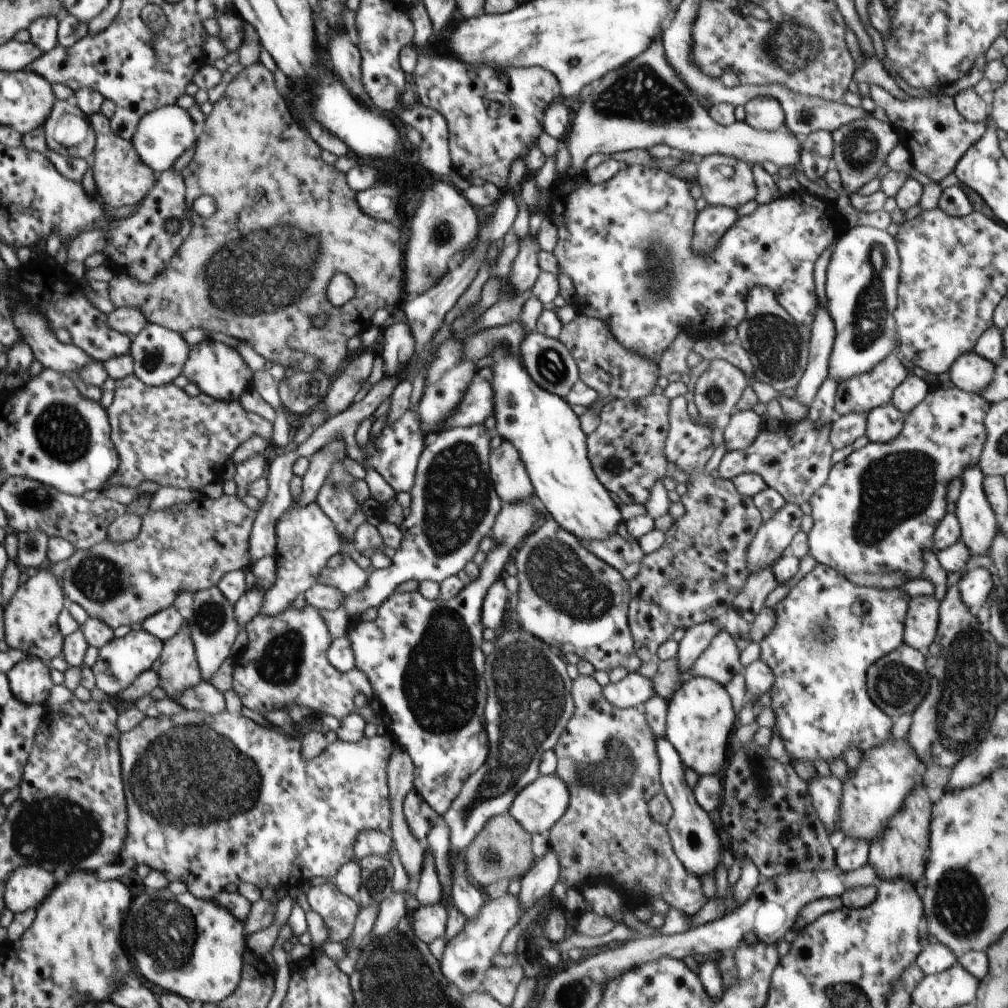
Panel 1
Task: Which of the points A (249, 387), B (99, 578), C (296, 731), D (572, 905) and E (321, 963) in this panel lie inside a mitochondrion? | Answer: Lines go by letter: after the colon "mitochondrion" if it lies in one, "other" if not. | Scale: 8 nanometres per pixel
A: other
B: mitochondrion
C: other
D: other
E: other

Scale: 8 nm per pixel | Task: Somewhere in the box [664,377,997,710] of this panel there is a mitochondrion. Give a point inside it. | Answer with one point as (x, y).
(895, 488)

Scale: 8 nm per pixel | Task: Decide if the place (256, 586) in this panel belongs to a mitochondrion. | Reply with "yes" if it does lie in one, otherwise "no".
no

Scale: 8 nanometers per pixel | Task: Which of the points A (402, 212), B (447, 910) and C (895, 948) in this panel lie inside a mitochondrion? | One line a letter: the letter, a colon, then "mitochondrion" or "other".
A: other
B: other
C: other

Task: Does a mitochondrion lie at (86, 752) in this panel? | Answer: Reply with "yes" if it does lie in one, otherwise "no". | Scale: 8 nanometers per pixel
no

